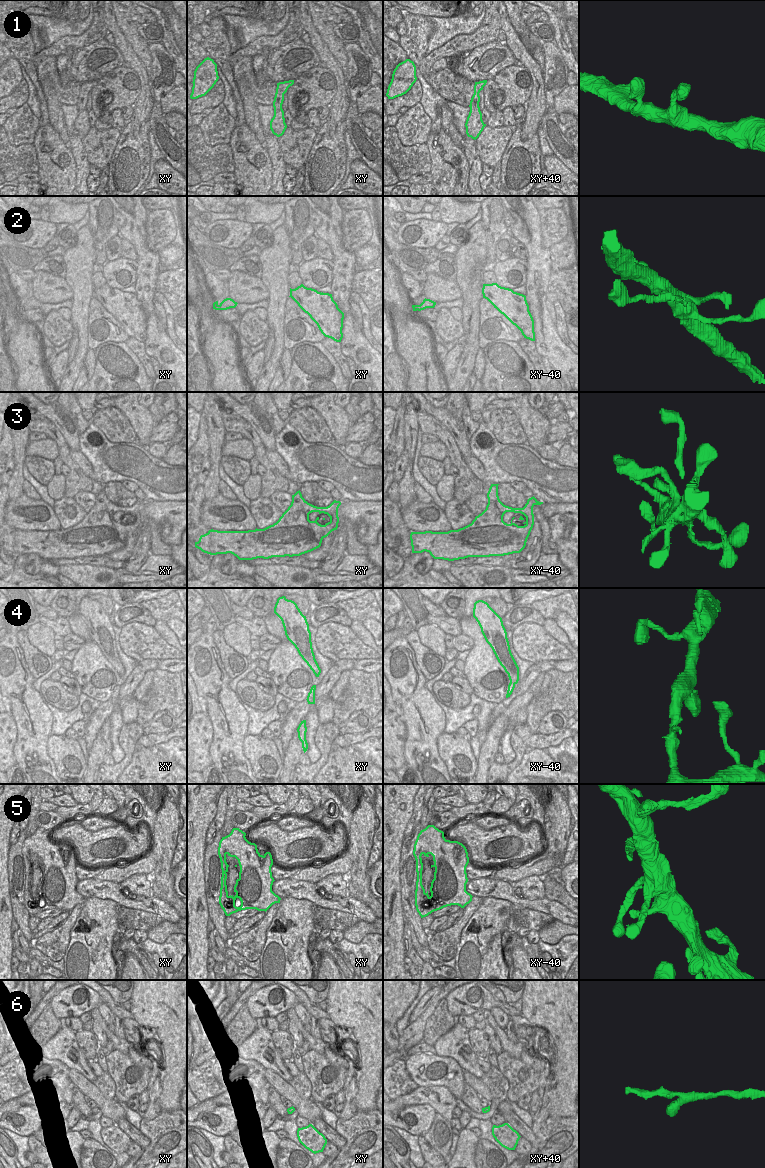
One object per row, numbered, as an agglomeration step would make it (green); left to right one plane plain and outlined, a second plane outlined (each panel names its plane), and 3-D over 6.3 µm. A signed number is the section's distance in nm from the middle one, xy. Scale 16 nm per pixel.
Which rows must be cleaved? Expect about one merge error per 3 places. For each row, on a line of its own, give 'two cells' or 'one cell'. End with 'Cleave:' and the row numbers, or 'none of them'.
1: one cell
2: two cells
3: one cell
4: one cell
5: one cell
6: one cell
Cleave: 2

